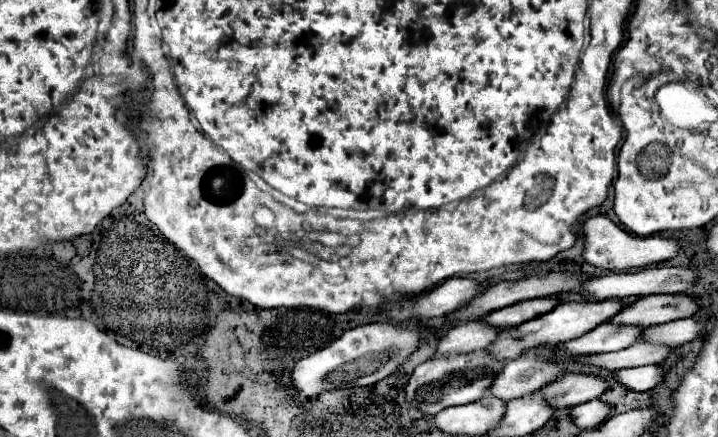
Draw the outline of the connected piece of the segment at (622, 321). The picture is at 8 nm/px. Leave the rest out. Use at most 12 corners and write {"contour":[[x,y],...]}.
{"contour":[[645,296],[607,322],[653,326],[697,312],[691,296]]}

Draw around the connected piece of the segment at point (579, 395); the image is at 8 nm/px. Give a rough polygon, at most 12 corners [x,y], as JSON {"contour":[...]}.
{"contour":[[565,374],[539,392],[553,408],[573,408],[609,388],[605,376]]}

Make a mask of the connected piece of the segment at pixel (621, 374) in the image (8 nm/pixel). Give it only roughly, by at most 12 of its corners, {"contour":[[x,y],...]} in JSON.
{"contour":[[659,366],[625,368],[613,378],[635,392],[663,382]]}

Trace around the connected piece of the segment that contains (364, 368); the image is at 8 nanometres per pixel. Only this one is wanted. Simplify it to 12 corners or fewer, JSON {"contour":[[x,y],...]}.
{"contour":[[373,322],[293,364],[301,398],[371,386],[423,342]]}

